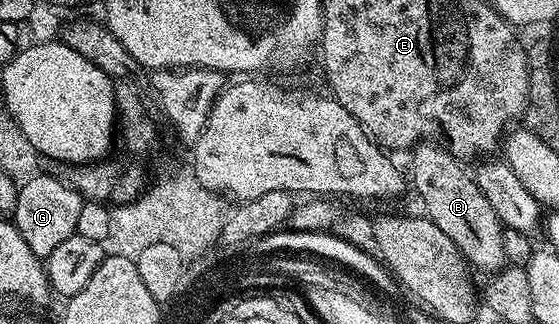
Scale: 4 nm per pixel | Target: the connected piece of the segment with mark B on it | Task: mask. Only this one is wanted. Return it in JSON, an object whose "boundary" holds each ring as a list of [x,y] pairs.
{"boundary":[[[423,141],[414,145],[411,156],[413,156],[411,189],[414,189],[421,196],[421,201],[425,204],[424,216],[433,221],[435,227],[439,227],[439,231],[443,231],[443,235],[447,235],[453,240],[455,247],[459,247],[459,251],[474,270],[496,271],[502,268],[507,261],[503,247],[503,235],[501,234],[503,226],[501,220],[495,215],[495,211],[491,211],[491,203],[487,203],[483,191],[479,191],[479,187],[473,181],[472,172],[468,168],[465,170],[461,166],[464,164],[458,158],[452,157],[442,145],[431,141]]]}

